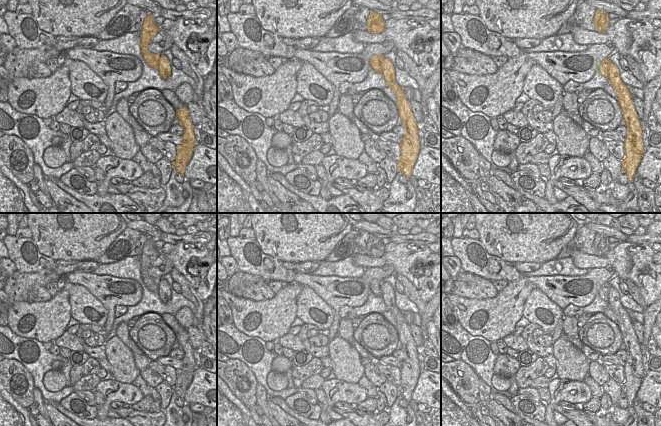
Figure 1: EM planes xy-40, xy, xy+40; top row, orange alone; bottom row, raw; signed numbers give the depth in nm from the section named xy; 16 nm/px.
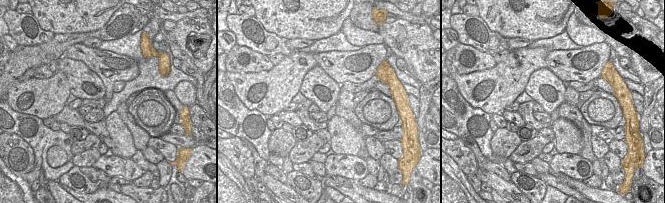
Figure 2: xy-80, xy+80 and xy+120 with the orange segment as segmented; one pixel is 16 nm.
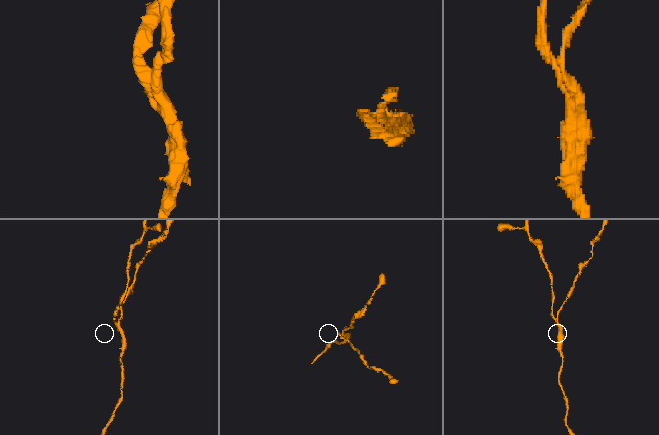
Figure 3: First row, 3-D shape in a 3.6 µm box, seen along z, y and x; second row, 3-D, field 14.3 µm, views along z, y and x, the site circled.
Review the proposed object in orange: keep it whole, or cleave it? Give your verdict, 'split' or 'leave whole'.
split

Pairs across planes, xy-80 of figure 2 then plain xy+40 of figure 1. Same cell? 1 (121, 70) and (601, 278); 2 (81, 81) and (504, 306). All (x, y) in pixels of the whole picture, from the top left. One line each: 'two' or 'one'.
1: one
2: two

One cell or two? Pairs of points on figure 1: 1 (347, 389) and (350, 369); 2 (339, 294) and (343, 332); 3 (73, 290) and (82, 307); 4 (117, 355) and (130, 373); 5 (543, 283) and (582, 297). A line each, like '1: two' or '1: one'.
1: two
2: two
3: one
4: one
5: one

